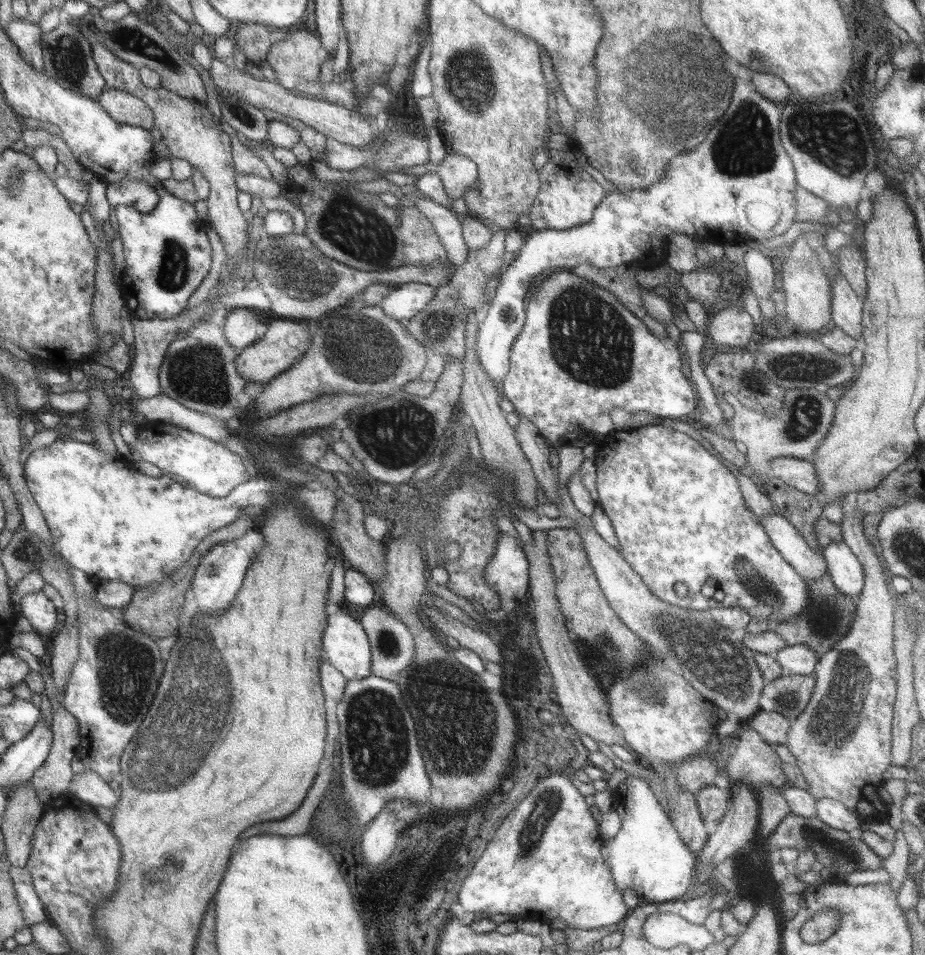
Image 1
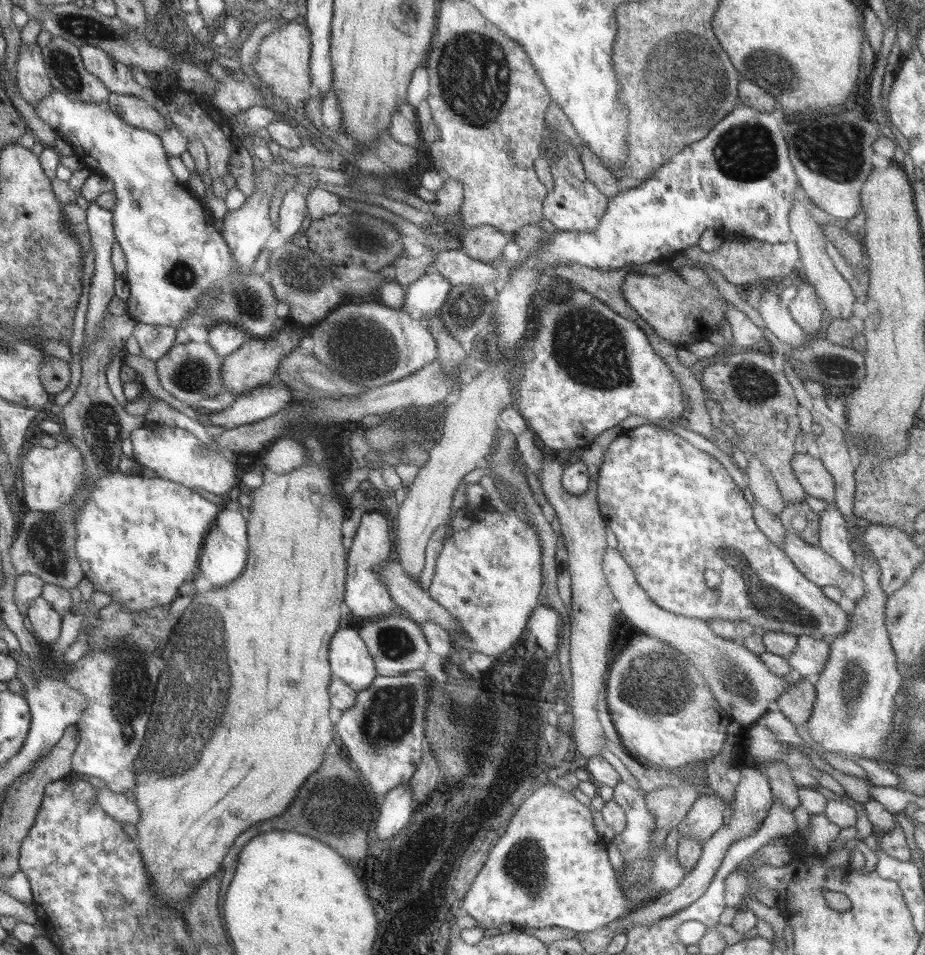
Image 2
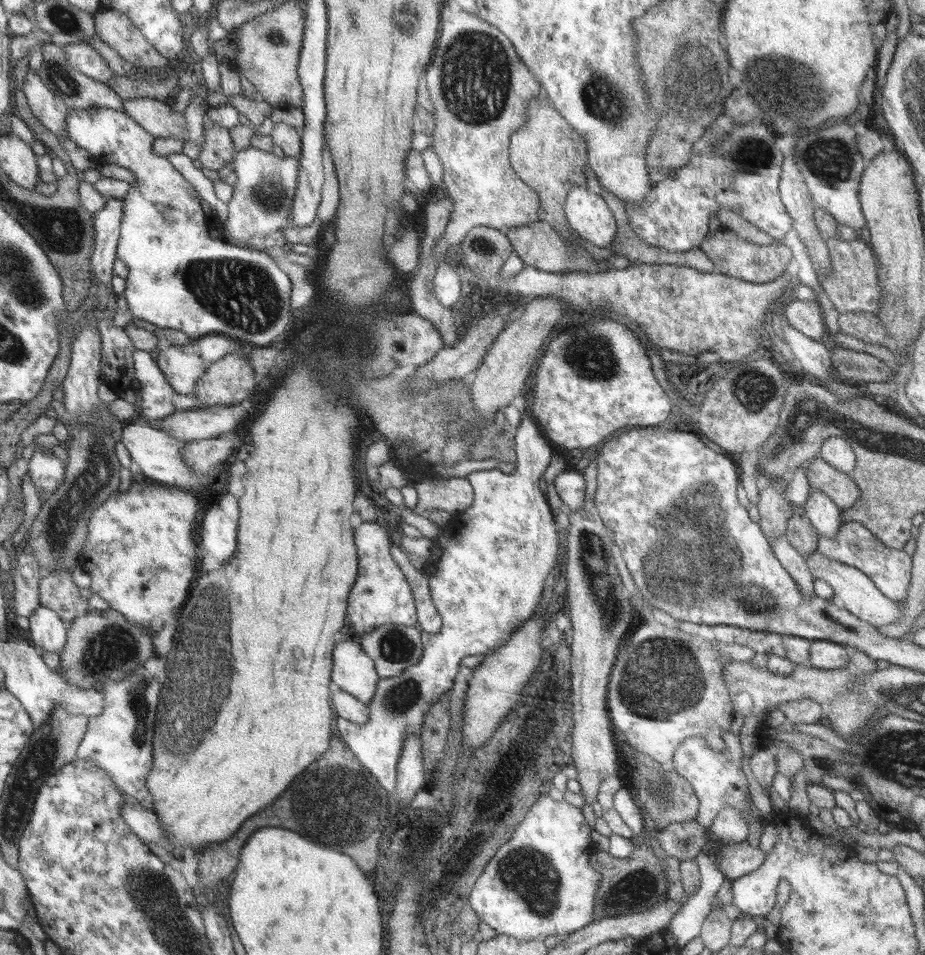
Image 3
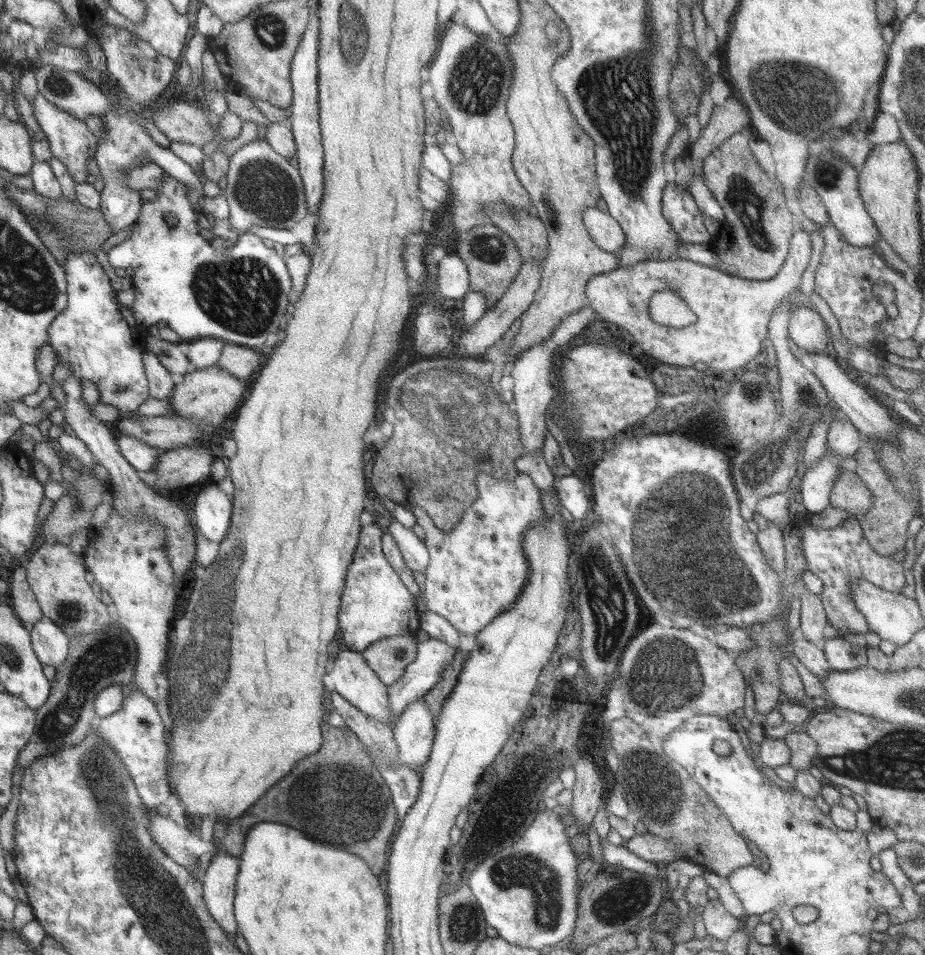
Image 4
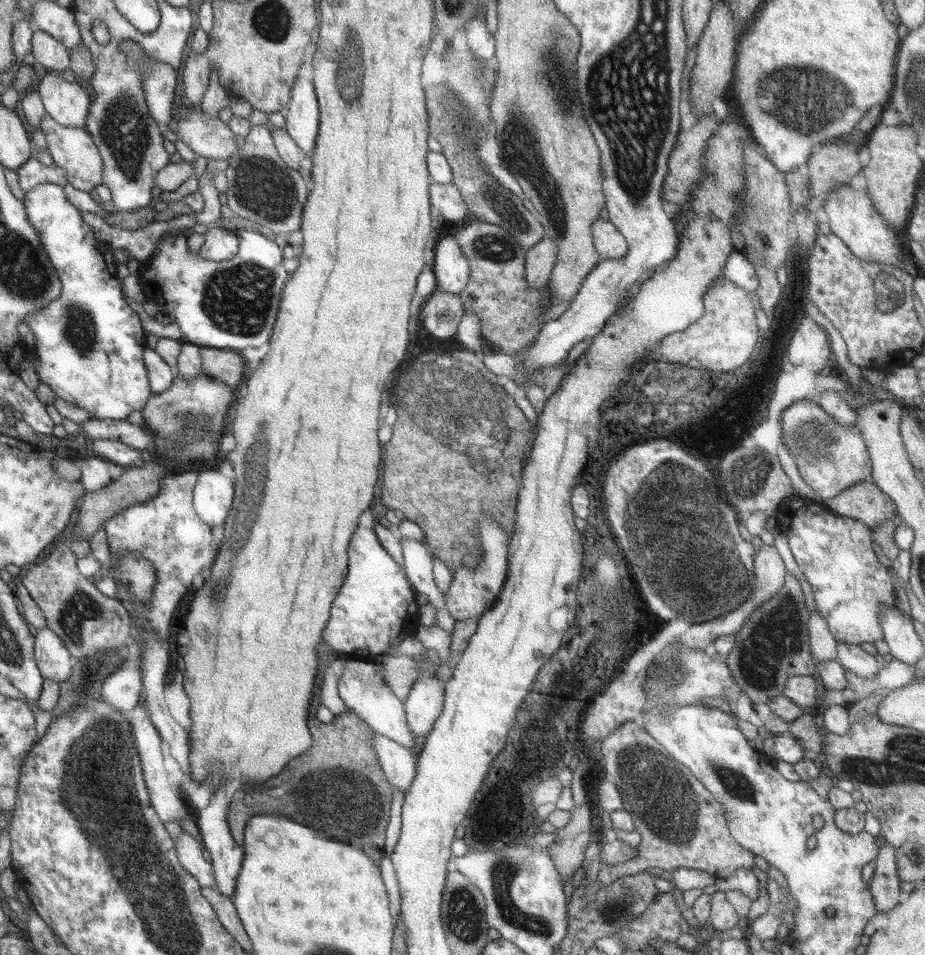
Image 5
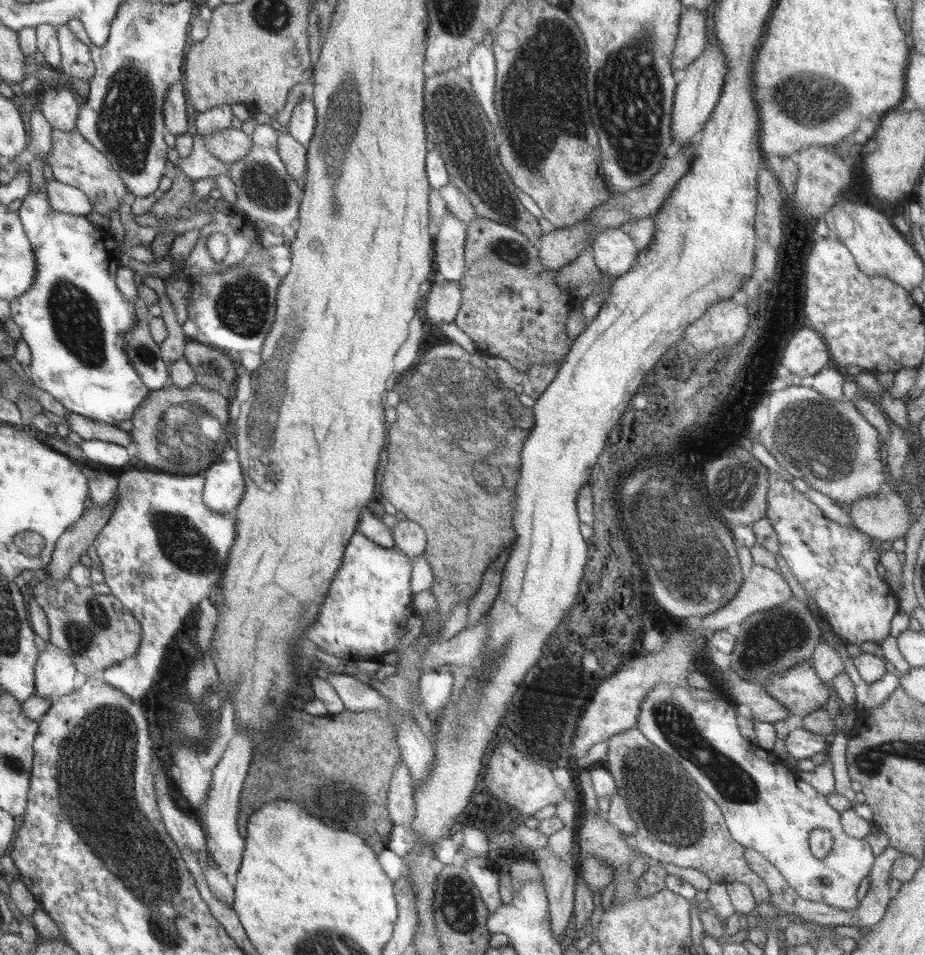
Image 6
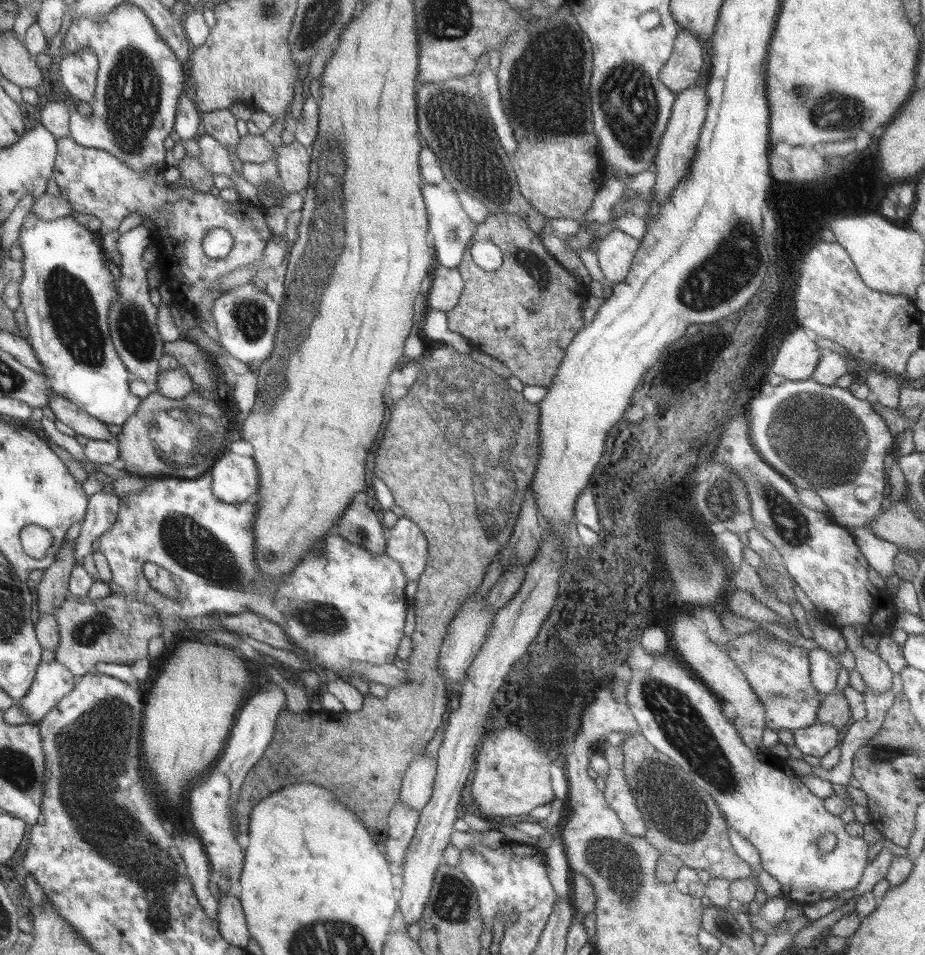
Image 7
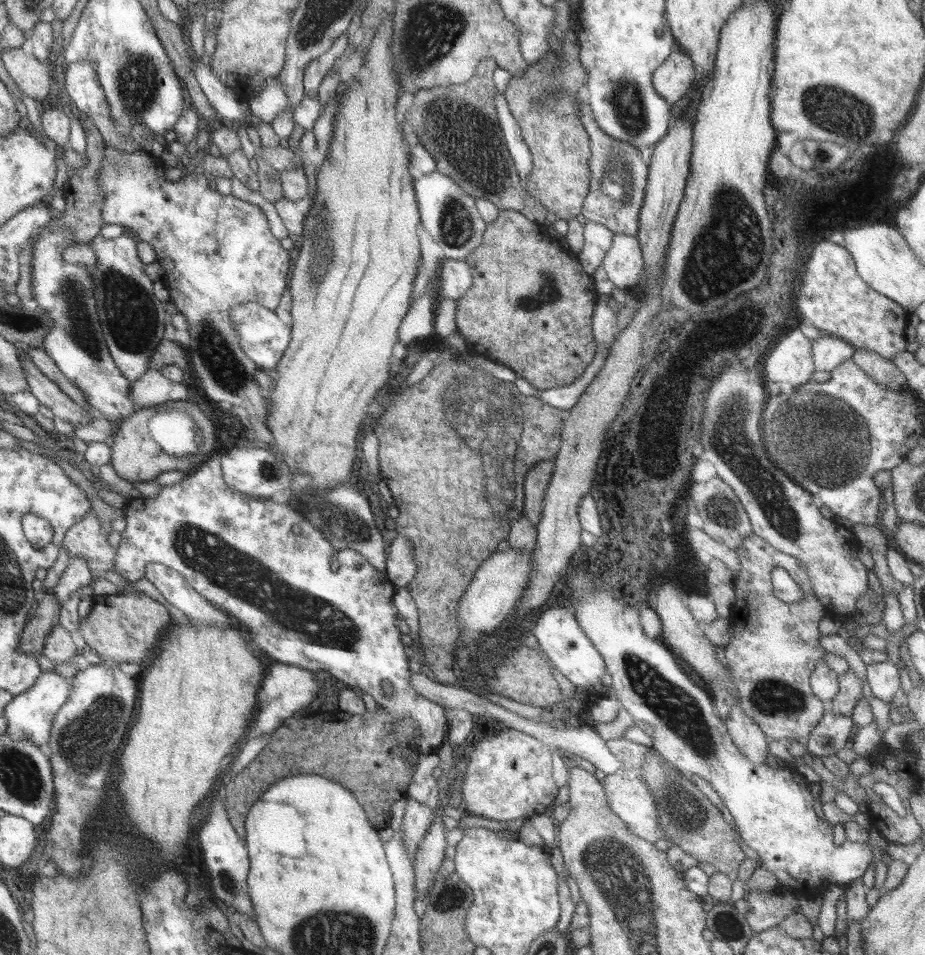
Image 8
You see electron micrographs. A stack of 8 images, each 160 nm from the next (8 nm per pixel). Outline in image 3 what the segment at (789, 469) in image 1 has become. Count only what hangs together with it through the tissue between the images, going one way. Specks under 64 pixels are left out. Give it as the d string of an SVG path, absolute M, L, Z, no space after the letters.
M820 457L809 460L802 467L807 470L812 489L825 492L843 511L857 501L861 490L849 474L834 468Z

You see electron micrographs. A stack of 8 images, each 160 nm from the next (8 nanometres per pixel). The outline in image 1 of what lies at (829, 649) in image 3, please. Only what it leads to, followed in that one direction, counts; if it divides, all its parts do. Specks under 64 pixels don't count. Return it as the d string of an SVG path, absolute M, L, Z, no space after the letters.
M788 645L772 654L778 664L790 675L810 676L815 672L819 658L814 649L806 645Z

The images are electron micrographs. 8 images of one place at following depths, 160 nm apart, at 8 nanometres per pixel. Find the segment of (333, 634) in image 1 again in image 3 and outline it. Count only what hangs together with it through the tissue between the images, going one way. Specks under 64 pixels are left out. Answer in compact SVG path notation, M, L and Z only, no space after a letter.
M352 637L341 641L336 644L334 659L332 680L360 702L371 704L380 676L375 661L364 652L362 645Z

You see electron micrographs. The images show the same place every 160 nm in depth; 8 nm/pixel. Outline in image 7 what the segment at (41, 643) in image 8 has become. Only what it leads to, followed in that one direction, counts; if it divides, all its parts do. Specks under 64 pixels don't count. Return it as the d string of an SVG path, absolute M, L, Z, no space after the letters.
M74 542L64 543L64 546L59 548L55 562L50 568L44 569L42 582L35 586L39 596L38 615L54 615L56 609L65 601L69 593L71 570L75 567L73 546Z

